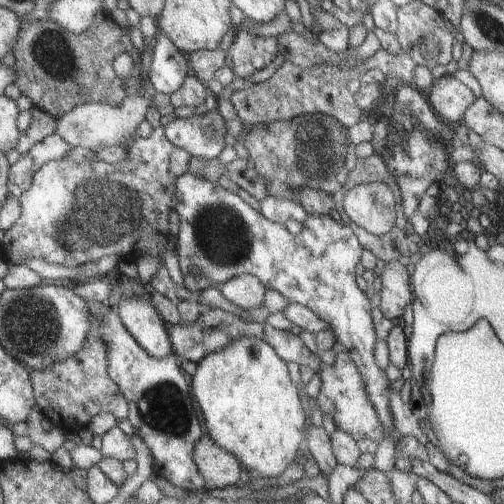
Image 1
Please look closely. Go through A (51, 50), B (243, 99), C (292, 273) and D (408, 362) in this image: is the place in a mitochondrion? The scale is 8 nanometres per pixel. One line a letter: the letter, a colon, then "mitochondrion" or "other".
A: mitochondrion
B: other
C: other
D: other

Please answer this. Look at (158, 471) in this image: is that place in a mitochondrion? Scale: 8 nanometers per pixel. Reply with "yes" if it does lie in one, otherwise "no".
no

